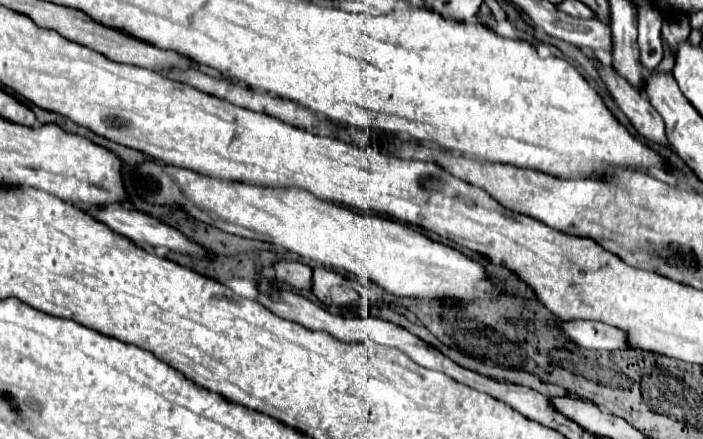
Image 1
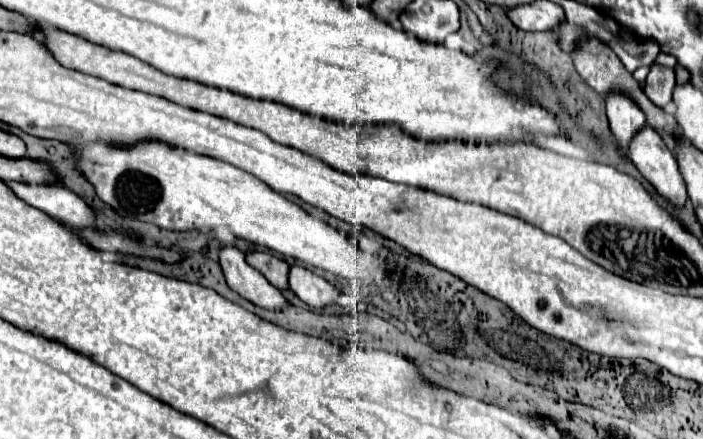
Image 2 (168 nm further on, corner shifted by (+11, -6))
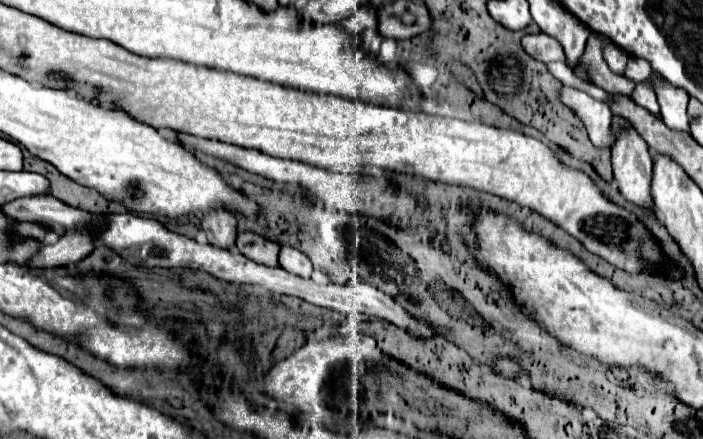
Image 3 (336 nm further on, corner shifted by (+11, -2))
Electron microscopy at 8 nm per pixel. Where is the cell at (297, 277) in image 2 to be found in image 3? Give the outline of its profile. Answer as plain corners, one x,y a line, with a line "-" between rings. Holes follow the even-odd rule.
282,246
280,248
280,256
278,256
280,268
284,268
290,274
302,276
302,278
310,278
312,274
312,262
306,254
302,254
300,250
292,248
292,246

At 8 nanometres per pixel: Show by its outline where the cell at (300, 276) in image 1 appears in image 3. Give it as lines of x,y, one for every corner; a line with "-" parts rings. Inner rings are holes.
238,232
236,236
236,248
250,260
264,264
264,266
278,266
278,252
280,244
266,240
260,234
254,232

